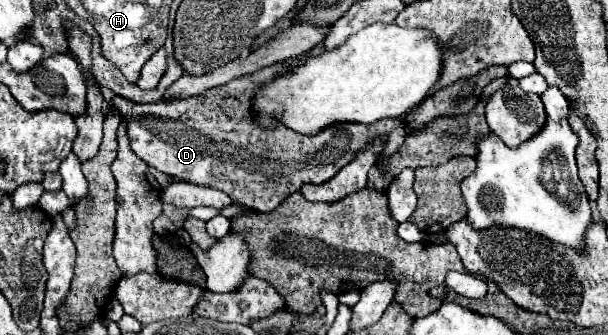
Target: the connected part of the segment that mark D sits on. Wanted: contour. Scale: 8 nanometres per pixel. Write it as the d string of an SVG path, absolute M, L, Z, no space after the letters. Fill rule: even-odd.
M290 59L284 63L276 63L270 67L264 67L252 75L242 75L238 79L232 79L226 85L208 89L202 95L194 95L194 97L186 97L182 101L174 99L174 101L160 101L160 103L132 103L124 97L114 97L110 103L114 107L118 107L122 121L128 125L128 135L130 135L130 143L134 153L146 161L150 167L186 181L186 183L194 183L194 185L204 185L204 187L212 187L212 189L220 189L226 195L230 195L238 205L248 207L252 211L258 213L270 213L274 211L288 195L296 193L302 189L302 185L306 183L326 183L328 179L332 179L344 165L348 165L354 155L366 145L370 143L376 135L388 135L388 143L386 149L382 153L382 157L378 159L378 163L382 163L384 157L390 157L396 147L400 147L404 143L404 127L400 127L398 119L384 119L380 123L372 123L372 125L360 125L360 123L344 123L344 125L334 125L330 129L324 129L322 133L318 133L316 137L304 137L298 135L286 127L276 127L276 129L260 129L254 123L254 117L250 113L250 101L254 91L262 85L268 83L270 79L274 79L280 71L290 69L298 63L298 59Z

